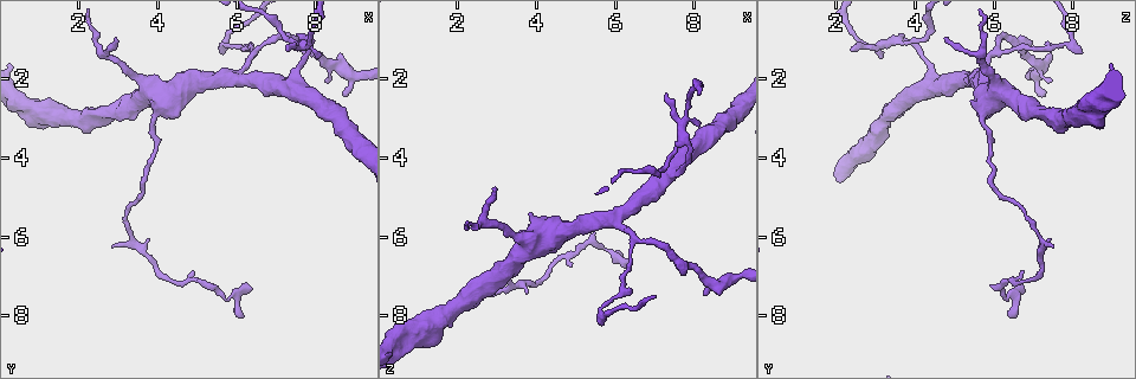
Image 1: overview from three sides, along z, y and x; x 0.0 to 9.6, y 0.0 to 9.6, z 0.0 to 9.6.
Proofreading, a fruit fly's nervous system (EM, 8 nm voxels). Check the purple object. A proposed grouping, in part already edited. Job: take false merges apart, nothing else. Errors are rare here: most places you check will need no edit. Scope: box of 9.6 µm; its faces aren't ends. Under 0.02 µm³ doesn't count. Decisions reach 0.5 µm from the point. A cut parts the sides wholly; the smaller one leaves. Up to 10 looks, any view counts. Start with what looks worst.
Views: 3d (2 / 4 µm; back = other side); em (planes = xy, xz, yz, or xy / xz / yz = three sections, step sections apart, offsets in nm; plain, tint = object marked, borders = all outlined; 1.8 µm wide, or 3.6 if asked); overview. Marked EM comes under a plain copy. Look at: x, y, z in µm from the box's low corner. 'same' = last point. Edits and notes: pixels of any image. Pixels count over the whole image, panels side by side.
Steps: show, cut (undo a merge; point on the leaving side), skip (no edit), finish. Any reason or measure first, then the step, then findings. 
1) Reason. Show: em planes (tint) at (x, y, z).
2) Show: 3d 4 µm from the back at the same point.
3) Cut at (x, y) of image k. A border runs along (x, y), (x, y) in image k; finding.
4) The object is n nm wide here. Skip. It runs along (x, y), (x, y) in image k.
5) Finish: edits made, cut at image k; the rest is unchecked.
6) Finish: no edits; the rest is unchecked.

Thick turns thin. Show: em 3.6 µm planes (tint) at (3.95, 2.35, 6.10).

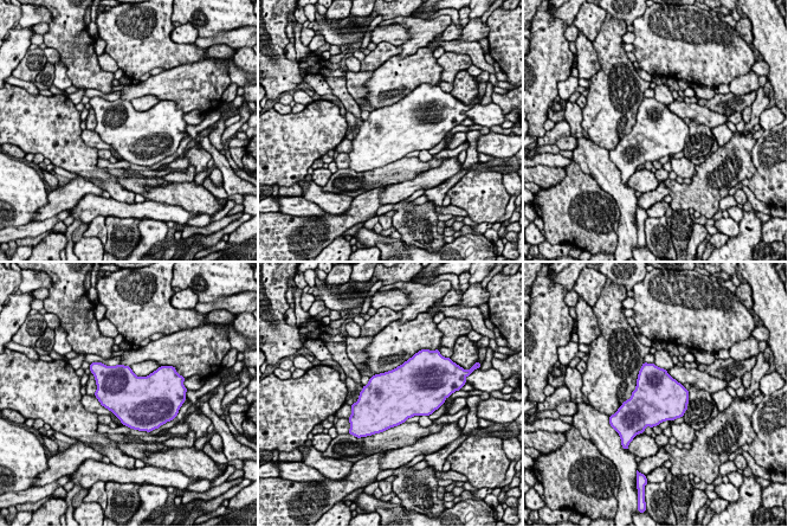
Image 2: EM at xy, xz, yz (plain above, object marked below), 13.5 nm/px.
The object is 650 nm wide here. Skip. One neuron here.

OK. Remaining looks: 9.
A fork. Show: 3d 2 µm from the back at (7.80, 1.00, 3.65).

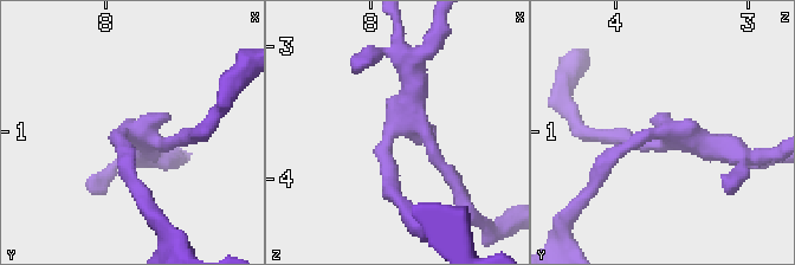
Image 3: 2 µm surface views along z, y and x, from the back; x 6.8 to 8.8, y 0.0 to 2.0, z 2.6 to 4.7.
Show: em planes (tint) at (7.76, 0.98, 3.62).

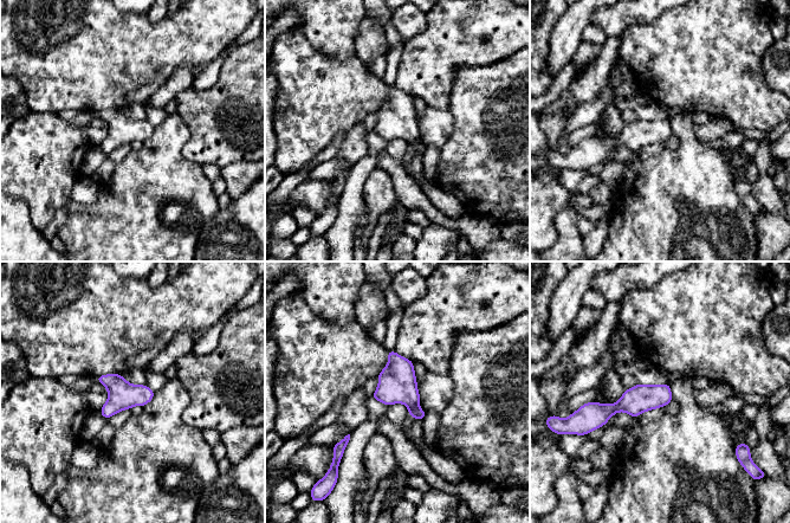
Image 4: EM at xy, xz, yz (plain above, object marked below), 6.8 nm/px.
The object is 190 nm wide here. Skip. Continuous, no second neuron.

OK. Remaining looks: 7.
Abrupt turn. Show: 3d 2 µm at (5.65, 1.20, 7.90).

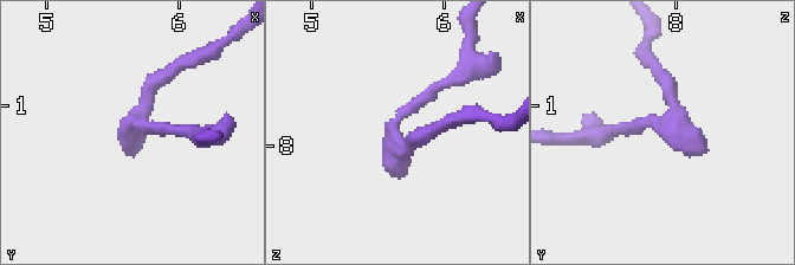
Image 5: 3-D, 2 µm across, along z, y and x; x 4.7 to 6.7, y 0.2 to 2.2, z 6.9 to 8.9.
Now the EM. Show: em planes (tint) at (5.64, 1.12, 7.90).

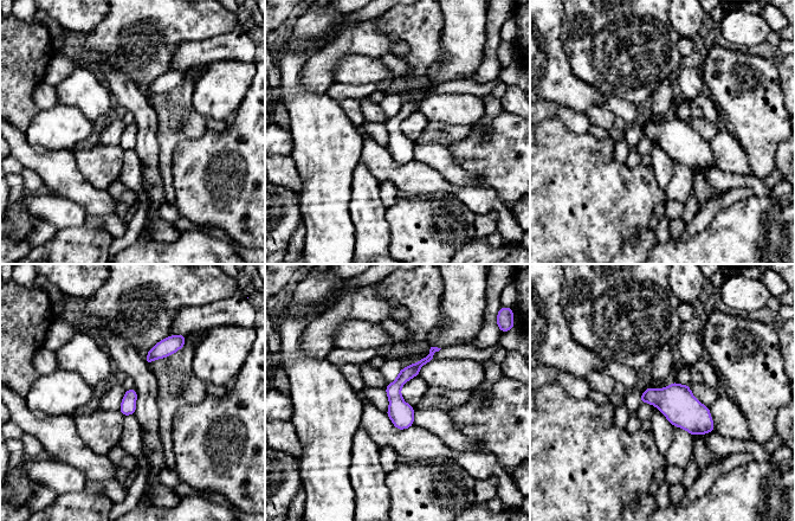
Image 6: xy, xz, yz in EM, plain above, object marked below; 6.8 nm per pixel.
Skip. It runs along (430, 358), (396, 385), (400, 426) in image 6; one neuron here.

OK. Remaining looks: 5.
Show: 3d 4 µm from the back at (6.00, 7.35, 6.40).

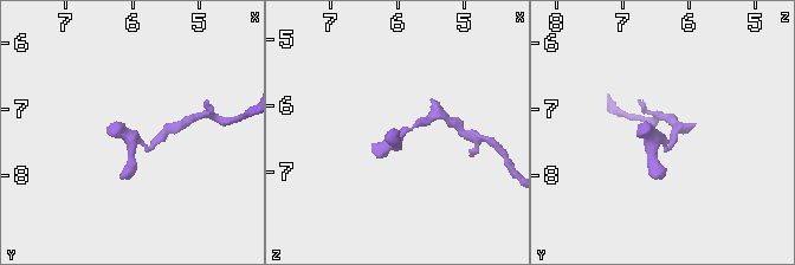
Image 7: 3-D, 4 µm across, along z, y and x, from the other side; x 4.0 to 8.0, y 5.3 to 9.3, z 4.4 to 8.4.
Show: em planes (tint) at (5.95, 7.45, 6.45).

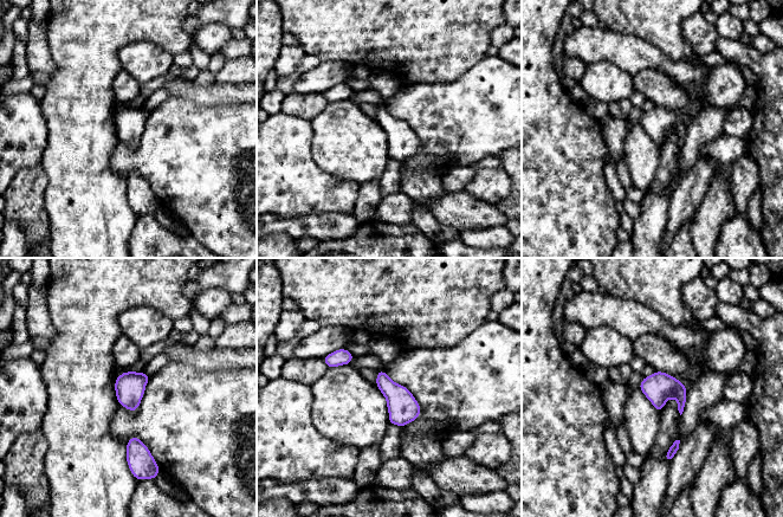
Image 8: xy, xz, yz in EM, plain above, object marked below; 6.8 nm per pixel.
The object is 200 nm wide here. Skip. One neuron here.

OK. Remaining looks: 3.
Finish: no edits; the rest is unchecked.

